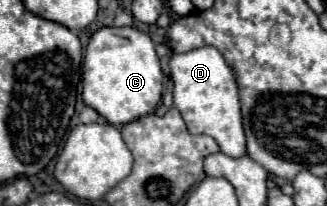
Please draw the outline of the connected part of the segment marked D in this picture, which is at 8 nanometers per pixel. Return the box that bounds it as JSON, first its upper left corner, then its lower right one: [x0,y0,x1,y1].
[169,46,245,158]

